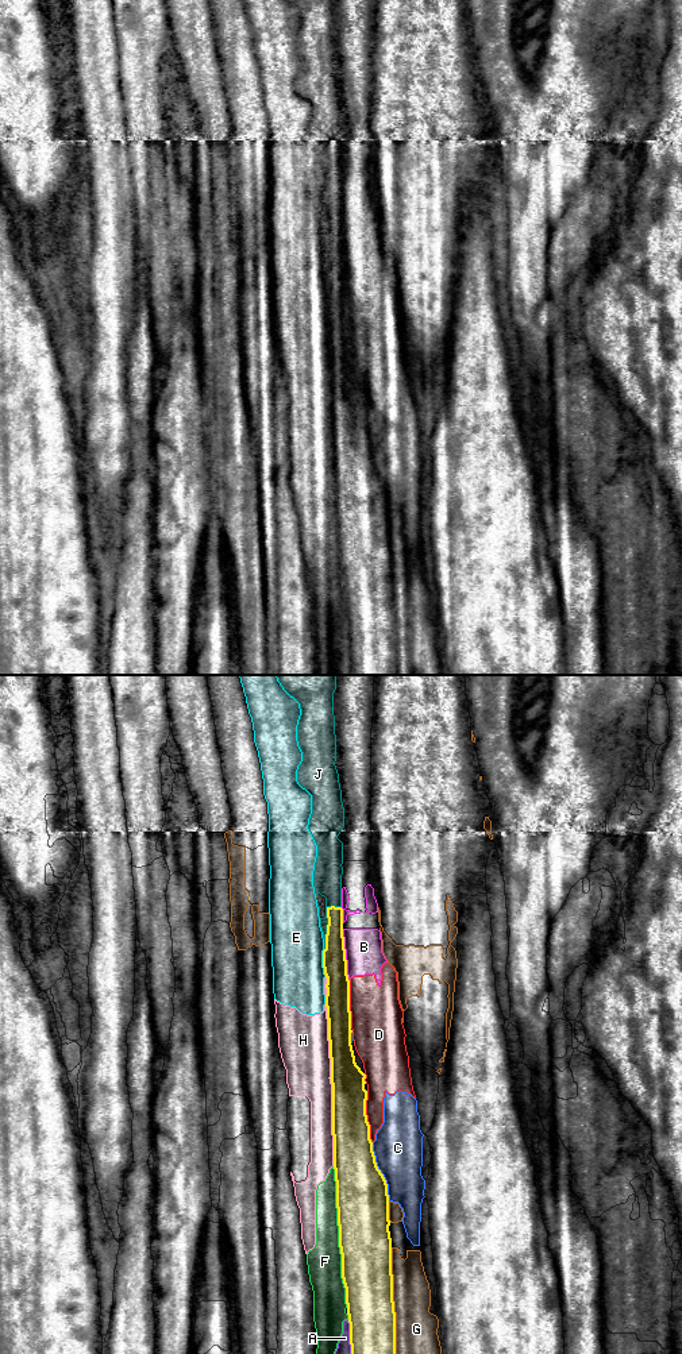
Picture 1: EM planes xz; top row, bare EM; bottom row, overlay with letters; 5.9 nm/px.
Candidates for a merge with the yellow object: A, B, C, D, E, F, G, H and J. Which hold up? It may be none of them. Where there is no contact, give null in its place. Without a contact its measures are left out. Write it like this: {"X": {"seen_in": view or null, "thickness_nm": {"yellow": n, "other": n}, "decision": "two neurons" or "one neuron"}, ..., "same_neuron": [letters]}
{"A": {"seen_in": "xz", "thickness_nm": {"yellow": 280, "other": 110}, "decision": "two neurons"}, "B": {"seen_in": "xz", "thickness_nm": {"yellow": 140, "other": 220}, "decision": "two neurons"}, "C": {"seen_in": "xz", "thickness_nm": {"yellow": 320, "other": 280}, "decision": "two neurons"}, "D": {"seen_in": "xz", "thickness_nm": {"yellow": 240, "other": 170}, "decision": "two neurons"}, "E": {"seen_in": "xz", "thickness_nm": {"yellow": 140, "other": 320}, "decision": "two neurons"}, "F": {"seen_in": "xz", "thickness_nm": {"yellow": 320, "other": 200}, "decision": "two neurons"}, "G": {"seen_in": "xz", "thickness_nm": {"yellow": 300, "other": 260}, "decision": "two neurons"}, "H": {"seen_in": "xz", "thickness_nm": {"yellow": 220, "other": 280}, "decision": "two neurons"}, "J": {"seen_in": "xz", "thickness_nm": {"yellow": 140, "other": 180}, "decision": "two neurons"}, "same_neuron": []}

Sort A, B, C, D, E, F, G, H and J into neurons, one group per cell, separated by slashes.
A / B C D / E F H / G / J

